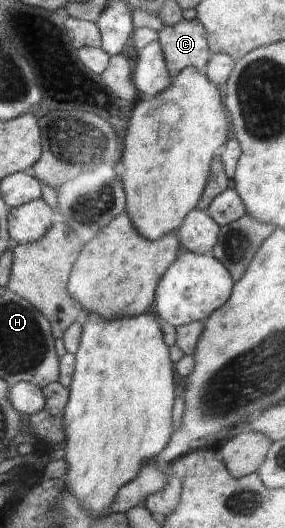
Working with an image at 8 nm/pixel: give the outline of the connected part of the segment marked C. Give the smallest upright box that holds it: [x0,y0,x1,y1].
[158,19,210,78]

